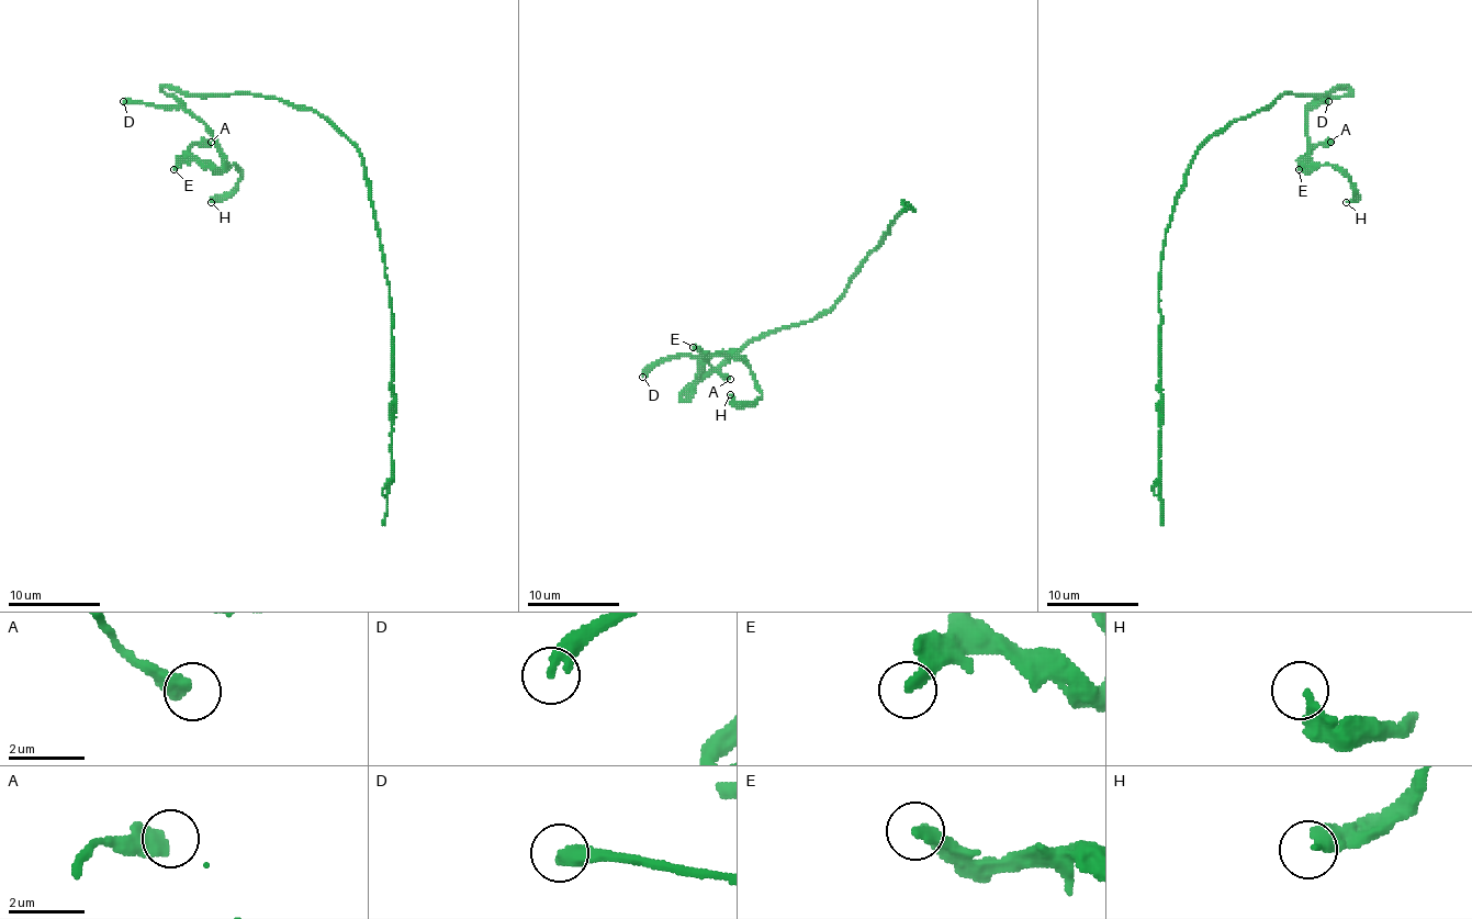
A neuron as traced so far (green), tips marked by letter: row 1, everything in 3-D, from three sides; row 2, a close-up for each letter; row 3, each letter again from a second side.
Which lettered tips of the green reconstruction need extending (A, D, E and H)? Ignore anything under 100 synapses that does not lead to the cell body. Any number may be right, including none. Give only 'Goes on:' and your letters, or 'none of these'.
Goes on: D

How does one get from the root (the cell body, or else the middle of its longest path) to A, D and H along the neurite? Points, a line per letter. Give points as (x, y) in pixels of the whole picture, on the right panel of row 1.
A: (1229, 126), (1282, 93), (1346, 87), (1349, 93), (1307, 112), (1307, 169), (1307, 156), (1330, 142)
D: (1229, 126), (1259, 110), (1266, 110), (1282, 93), (1330, 93), (1344, 87), (1351, 91), (1307, 105), (1328, 101)
H: (1229, 126), (1282, 93), (1346, 87), (1349, 93), (1307, 112), (1307, 154), (1349, 179), (1356, 194), (1346, 202)

